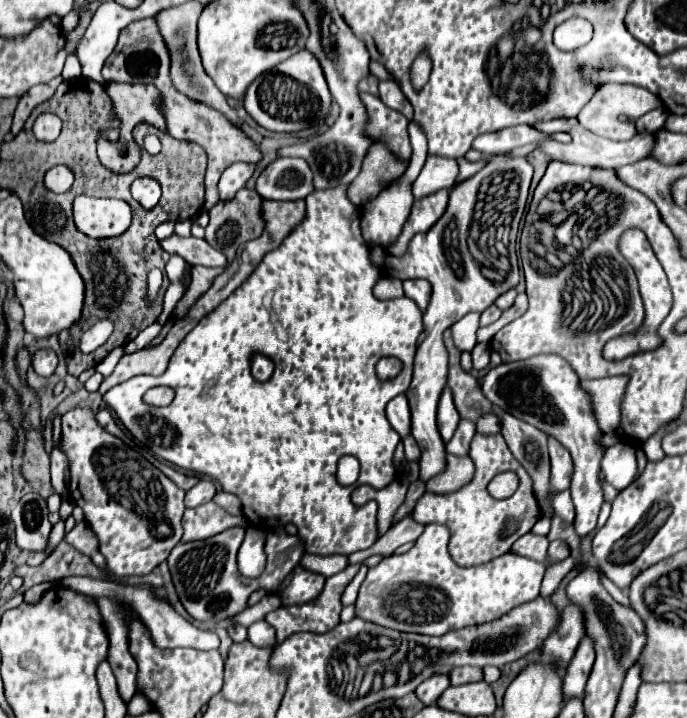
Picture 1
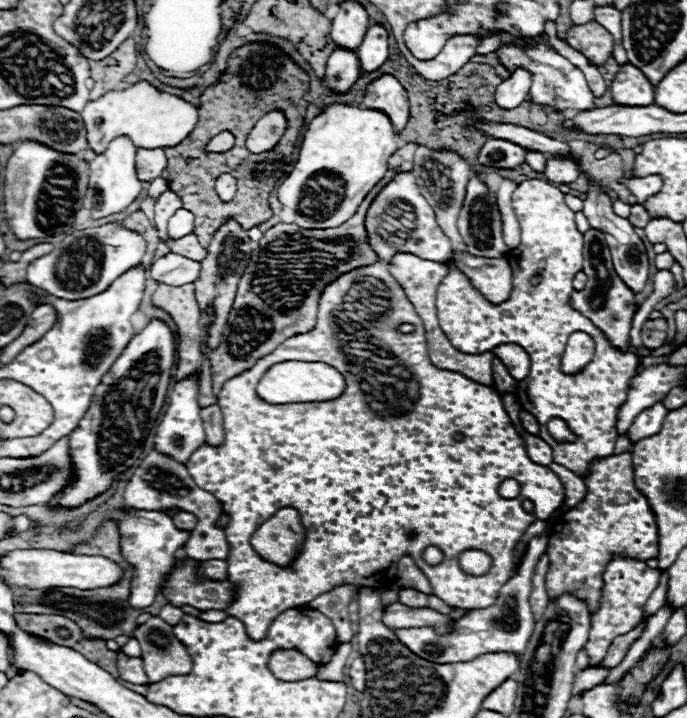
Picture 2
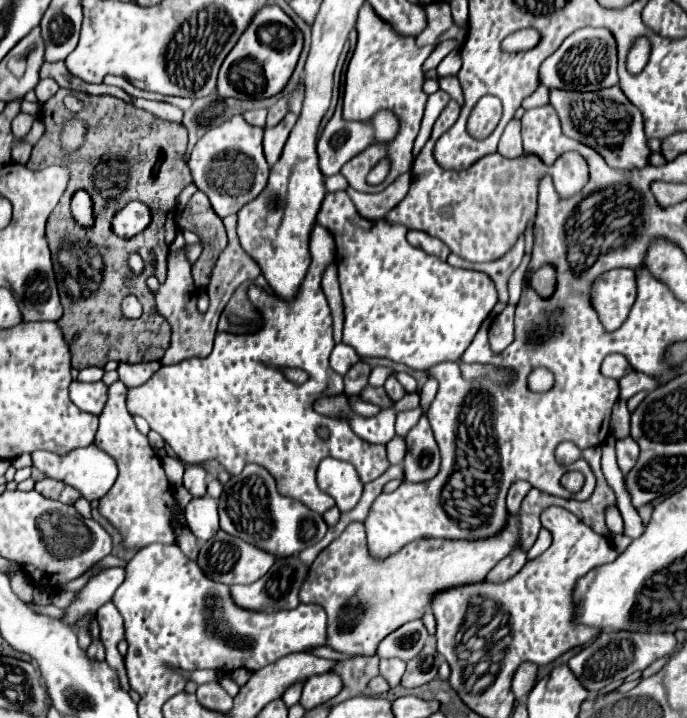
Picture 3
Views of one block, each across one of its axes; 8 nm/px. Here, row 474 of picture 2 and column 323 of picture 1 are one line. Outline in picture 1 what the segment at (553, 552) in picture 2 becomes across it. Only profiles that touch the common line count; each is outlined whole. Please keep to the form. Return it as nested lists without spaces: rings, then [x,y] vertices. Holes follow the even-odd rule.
[[[350,564],[342,572],[330,576],[324,584],[324,590],[316,596],[316,600],[310,600],[308,604],[292,604],[292,606],[282,606],[274,612],[268,614],[268,624],[276,628],[276,646],[284,642],[288,636],[296,632],[314,632],[314,634],[324,634],[332,630],[336,624],[340,624],[340,612],[342,612],[342,592],[350,584],[350,580],[356,576],[360,565]]]

